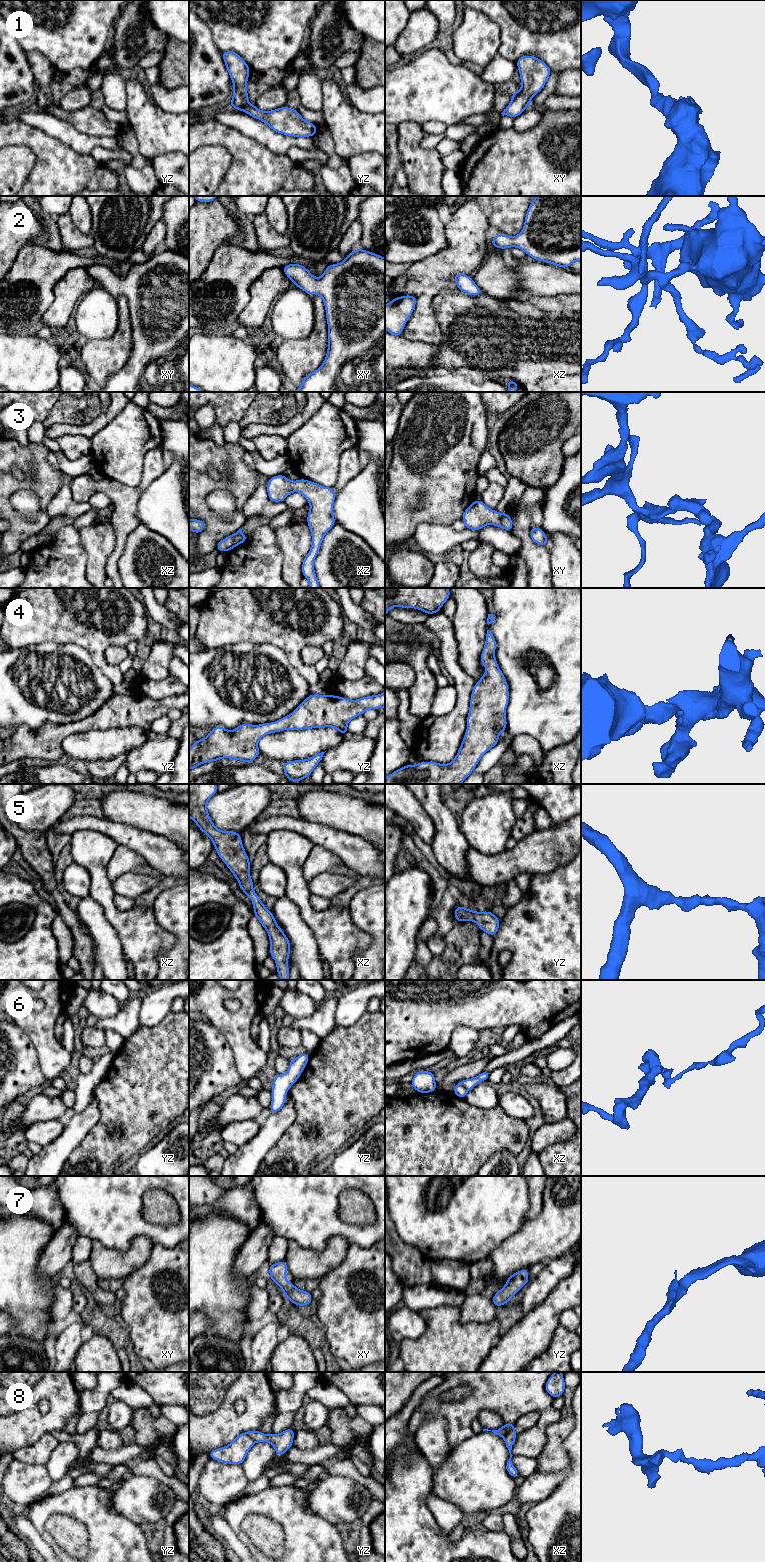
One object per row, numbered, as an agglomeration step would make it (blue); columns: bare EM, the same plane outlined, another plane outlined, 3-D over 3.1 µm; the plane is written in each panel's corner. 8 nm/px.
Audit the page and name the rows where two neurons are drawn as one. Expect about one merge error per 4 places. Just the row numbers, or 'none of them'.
6, 8

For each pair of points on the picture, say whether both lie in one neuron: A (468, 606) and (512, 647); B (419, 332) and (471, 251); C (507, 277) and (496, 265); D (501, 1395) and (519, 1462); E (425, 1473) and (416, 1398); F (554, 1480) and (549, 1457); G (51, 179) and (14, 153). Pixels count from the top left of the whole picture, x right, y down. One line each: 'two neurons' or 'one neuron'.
A: two neurons
B: one neuron
C: one neuron
D: two neurons
E: two neurons
F: two neurons
G: two neurons

